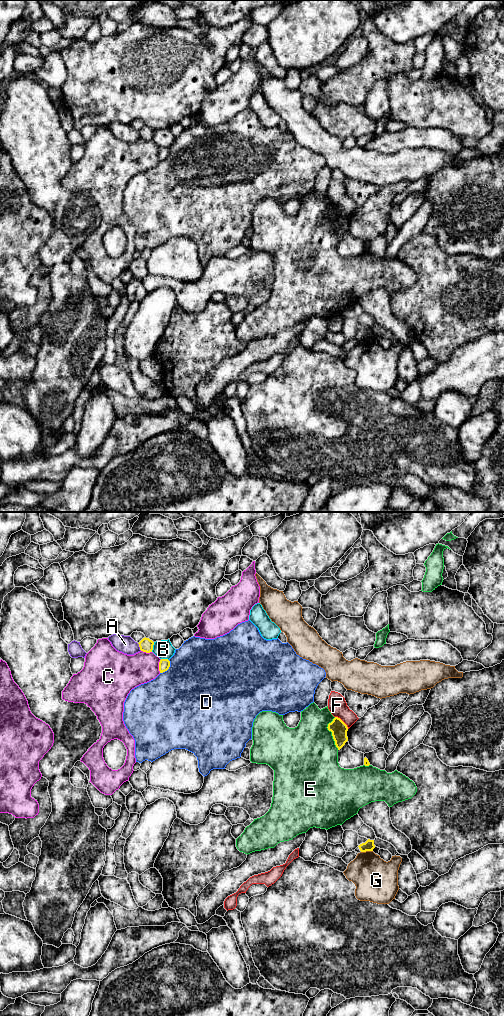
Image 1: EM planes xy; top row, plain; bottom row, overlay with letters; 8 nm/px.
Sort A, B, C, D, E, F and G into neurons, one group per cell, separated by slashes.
A / B / C / D / E / F / G

